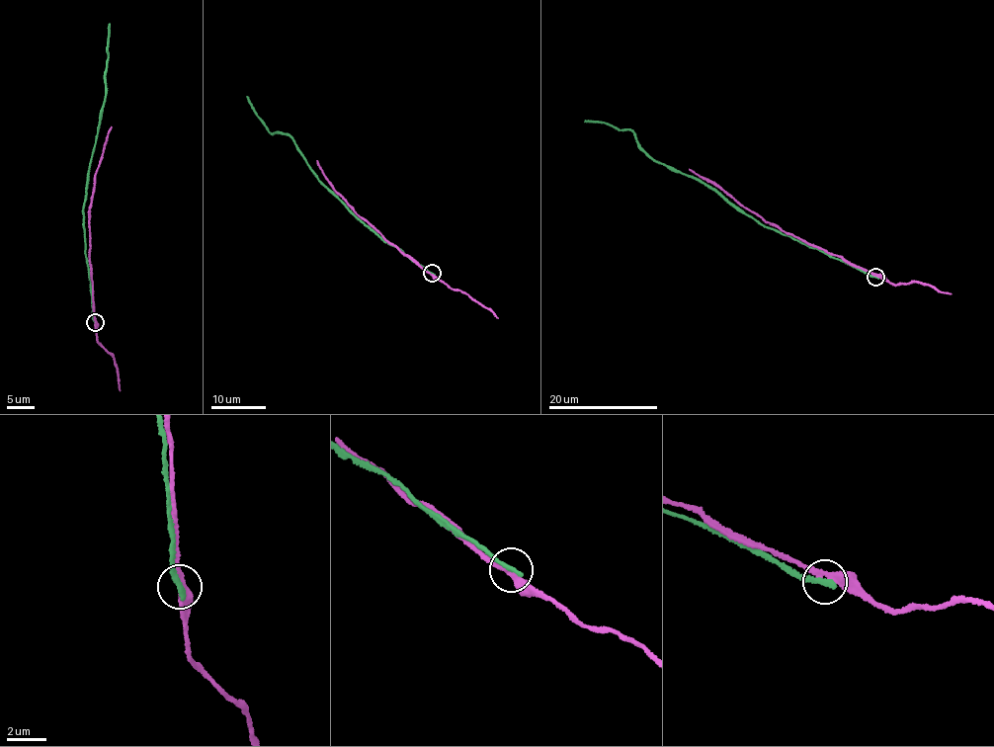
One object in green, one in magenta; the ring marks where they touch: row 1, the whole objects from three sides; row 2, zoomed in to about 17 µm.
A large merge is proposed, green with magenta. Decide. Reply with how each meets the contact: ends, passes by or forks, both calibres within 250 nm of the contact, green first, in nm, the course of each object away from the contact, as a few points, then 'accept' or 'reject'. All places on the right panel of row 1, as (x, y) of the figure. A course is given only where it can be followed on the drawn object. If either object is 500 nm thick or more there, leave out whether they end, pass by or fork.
green ends there; magenta passes by; 280 nm thick on the green side, 360 nm on the other; green runs (875, 277), (739, 211), (714, 191), (656, 162), (641, 147), (633, 131), (598, 122), (585, 122); magenta runs (875, 276), (768, 222), (689, 169); reject

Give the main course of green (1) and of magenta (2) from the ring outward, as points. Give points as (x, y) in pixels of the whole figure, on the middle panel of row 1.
1: (431, 273), (397, 246), (382, 239), (348, 209), (318, 180), (293, 138), (273, 133), (246, 97)
2: (431, 274), (354, 210), (322, 172), (317, 160)

